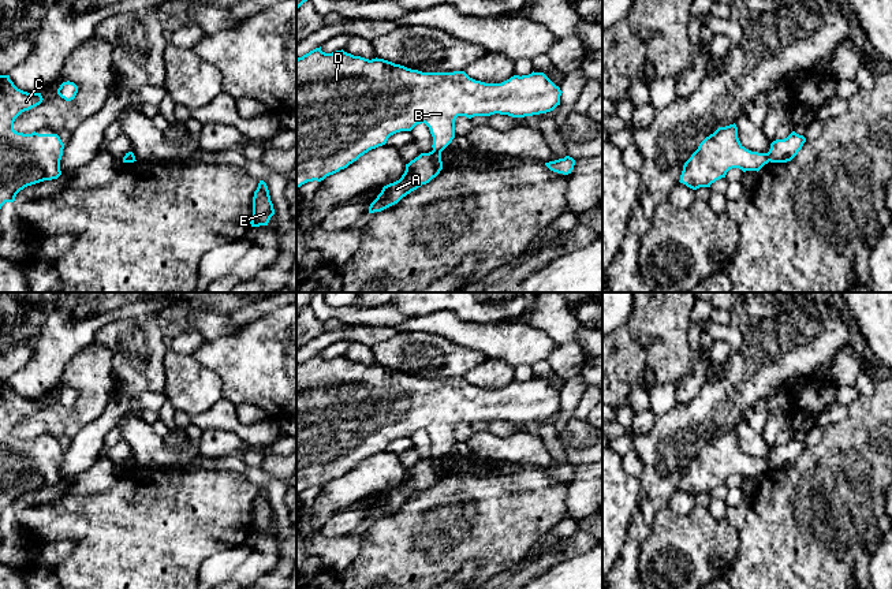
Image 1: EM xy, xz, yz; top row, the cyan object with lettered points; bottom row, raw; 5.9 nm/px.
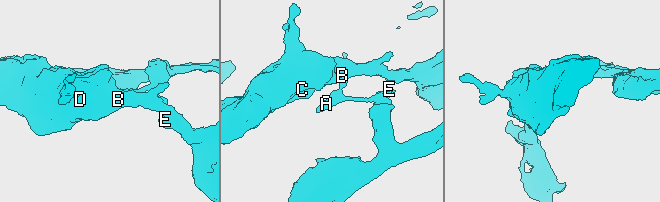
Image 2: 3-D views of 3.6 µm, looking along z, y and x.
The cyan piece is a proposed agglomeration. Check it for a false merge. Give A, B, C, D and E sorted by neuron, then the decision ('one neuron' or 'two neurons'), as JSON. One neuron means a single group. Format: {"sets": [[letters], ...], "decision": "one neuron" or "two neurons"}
{"sets": [["A", "E"], ["B", "C", "D"]], "decision": "two neurons"}

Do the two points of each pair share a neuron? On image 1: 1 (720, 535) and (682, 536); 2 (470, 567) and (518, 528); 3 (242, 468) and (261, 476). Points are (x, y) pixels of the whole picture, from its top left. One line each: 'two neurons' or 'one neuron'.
1: one neuron
2: two neurons
3: one neuron

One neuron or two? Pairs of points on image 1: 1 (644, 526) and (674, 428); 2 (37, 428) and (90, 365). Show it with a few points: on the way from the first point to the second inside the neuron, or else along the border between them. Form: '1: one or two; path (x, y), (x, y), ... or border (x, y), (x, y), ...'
1: one; path (652, 502), (659, 474), (665, 461), (665, 453)
2: one; path (60, 420), (75, 418), (90, 403), (90, 388)

